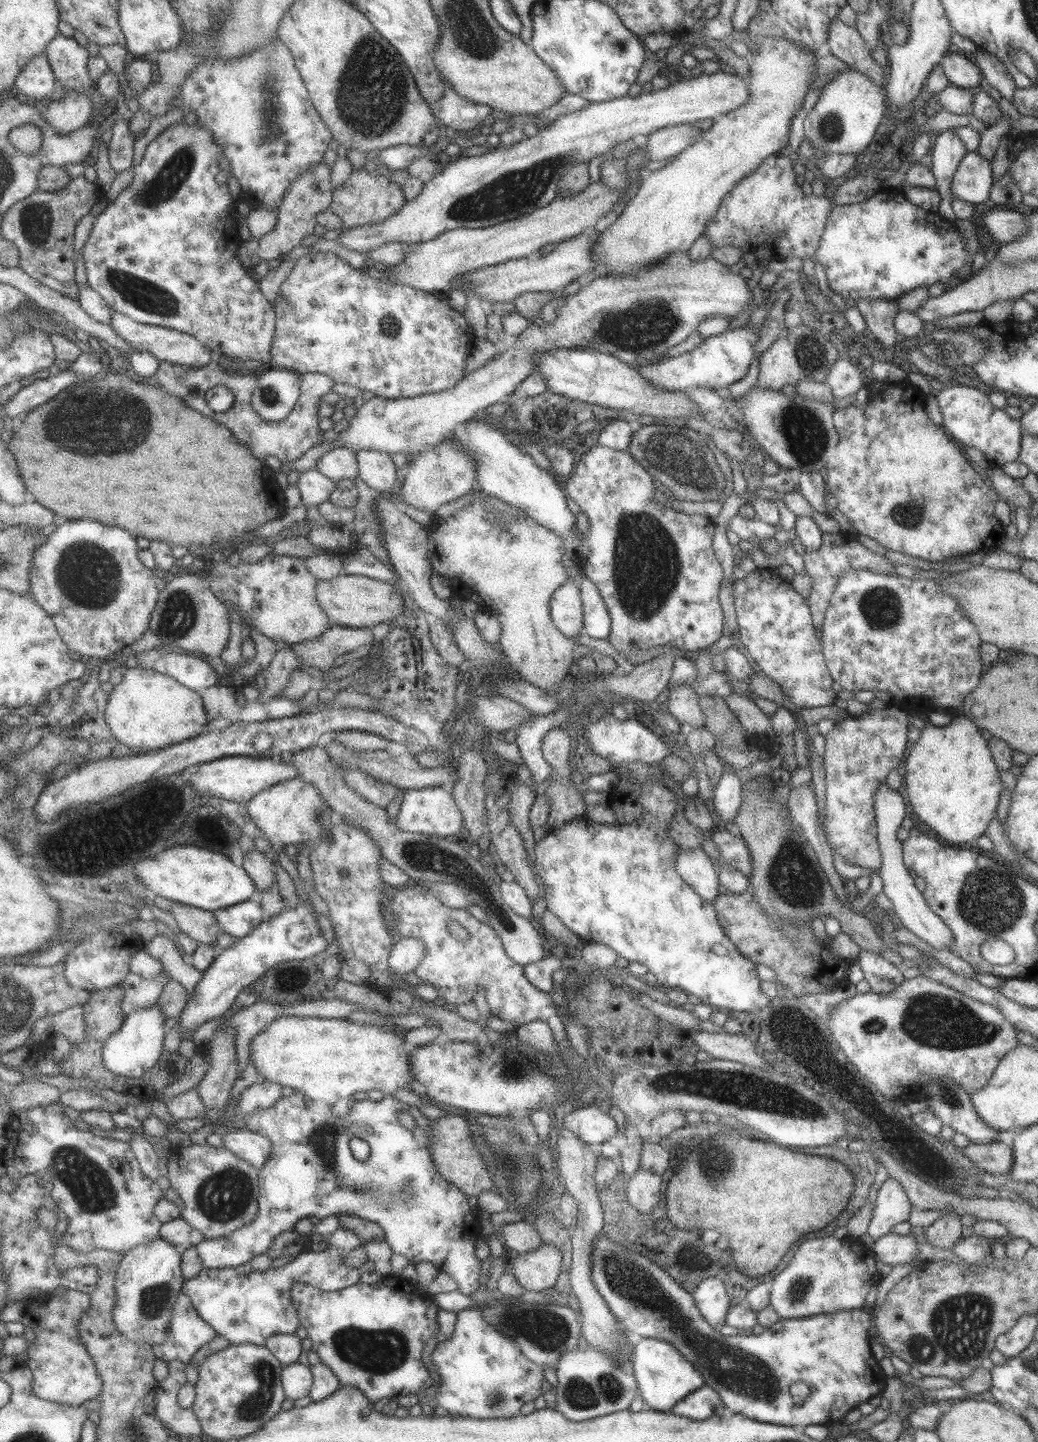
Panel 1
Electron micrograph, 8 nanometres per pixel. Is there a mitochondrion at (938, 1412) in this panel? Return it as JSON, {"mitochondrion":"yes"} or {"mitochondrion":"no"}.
{"mitochondrion":"no"}

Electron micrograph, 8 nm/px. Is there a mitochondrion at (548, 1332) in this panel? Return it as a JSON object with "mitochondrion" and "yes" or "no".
{"mitochondrion":"yes"}

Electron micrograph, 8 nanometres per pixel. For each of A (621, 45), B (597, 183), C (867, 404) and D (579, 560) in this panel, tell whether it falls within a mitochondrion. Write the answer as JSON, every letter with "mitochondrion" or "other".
{"A":"other","B":"other","C":"other","D":"other"}

